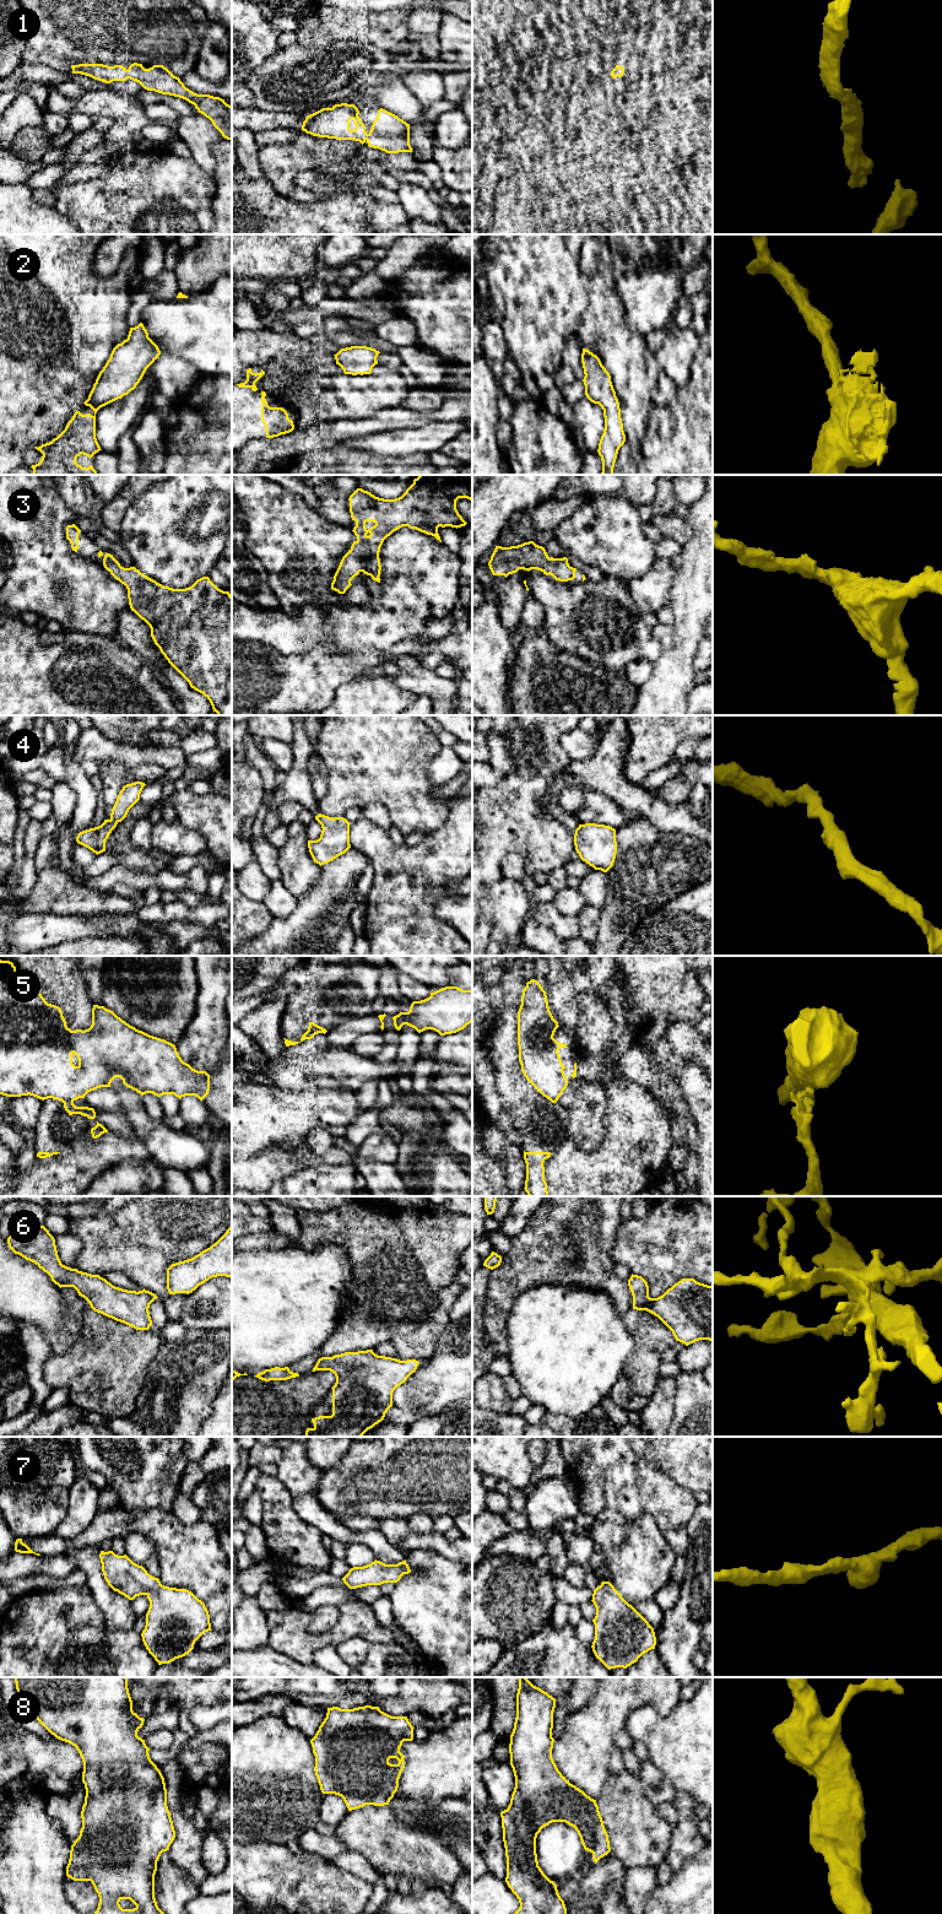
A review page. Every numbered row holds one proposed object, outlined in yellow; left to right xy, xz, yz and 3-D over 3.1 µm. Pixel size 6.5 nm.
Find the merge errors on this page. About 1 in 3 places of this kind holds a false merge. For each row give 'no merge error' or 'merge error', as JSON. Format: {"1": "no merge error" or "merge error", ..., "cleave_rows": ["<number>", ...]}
{"1": "no merge error", "2": "no merge error", "3": "no merge error", "4": "no merge error", "5": "merge error", "6": "no merge error", "7": "no merge error", "8": "no merge error", "cleave_rows": ["5"]}

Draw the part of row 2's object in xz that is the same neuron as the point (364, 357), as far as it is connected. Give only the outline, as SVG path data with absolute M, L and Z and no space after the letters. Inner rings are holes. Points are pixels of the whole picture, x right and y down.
M351 346L341 348L335 356L336 364L339 364L345 374L370 374L375 364L377 357L380 352L367 346Z

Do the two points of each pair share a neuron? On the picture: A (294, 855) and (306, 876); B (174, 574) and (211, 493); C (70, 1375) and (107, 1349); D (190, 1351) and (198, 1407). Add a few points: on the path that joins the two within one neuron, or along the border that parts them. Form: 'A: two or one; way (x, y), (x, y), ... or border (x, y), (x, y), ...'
A: one; way (296, 860), (297, 868), (301, 871)
B: one; way (174, 555), (174, 531), (191, 513)
C: one; way (79, 1369), (86, 1369), (98, 1357)
D: one; way (190, 1364), (190, 1394)

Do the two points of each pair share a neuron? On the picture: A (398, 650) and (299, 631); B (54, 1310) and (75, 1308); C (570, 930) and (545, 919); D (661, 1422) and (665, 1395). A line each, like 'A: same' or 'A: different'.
A: different
B: different
C: same
D: same

